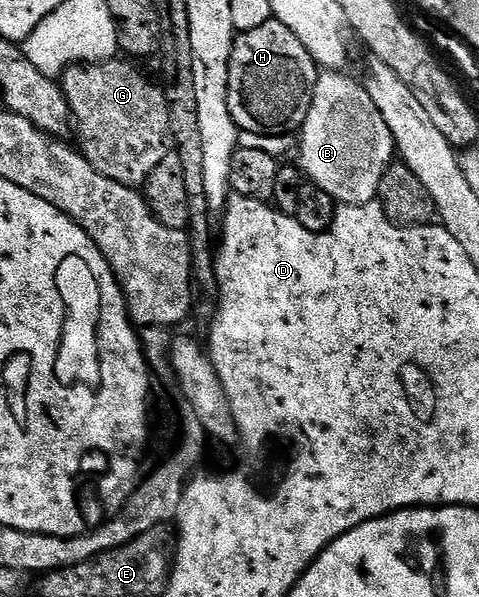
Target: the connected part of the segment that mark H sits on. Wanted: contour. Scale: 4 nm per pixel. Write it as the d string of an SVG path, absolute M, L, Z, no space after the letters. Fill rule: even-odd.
M275 18L262 22L254 30L237 35L232 43L232 57L228 63L228 105L237 129L241 133L253 132L256 136L280 136L283 132L295 133L304 127L306 114L314 94L318 75L316 59L298 42L298 34Z

